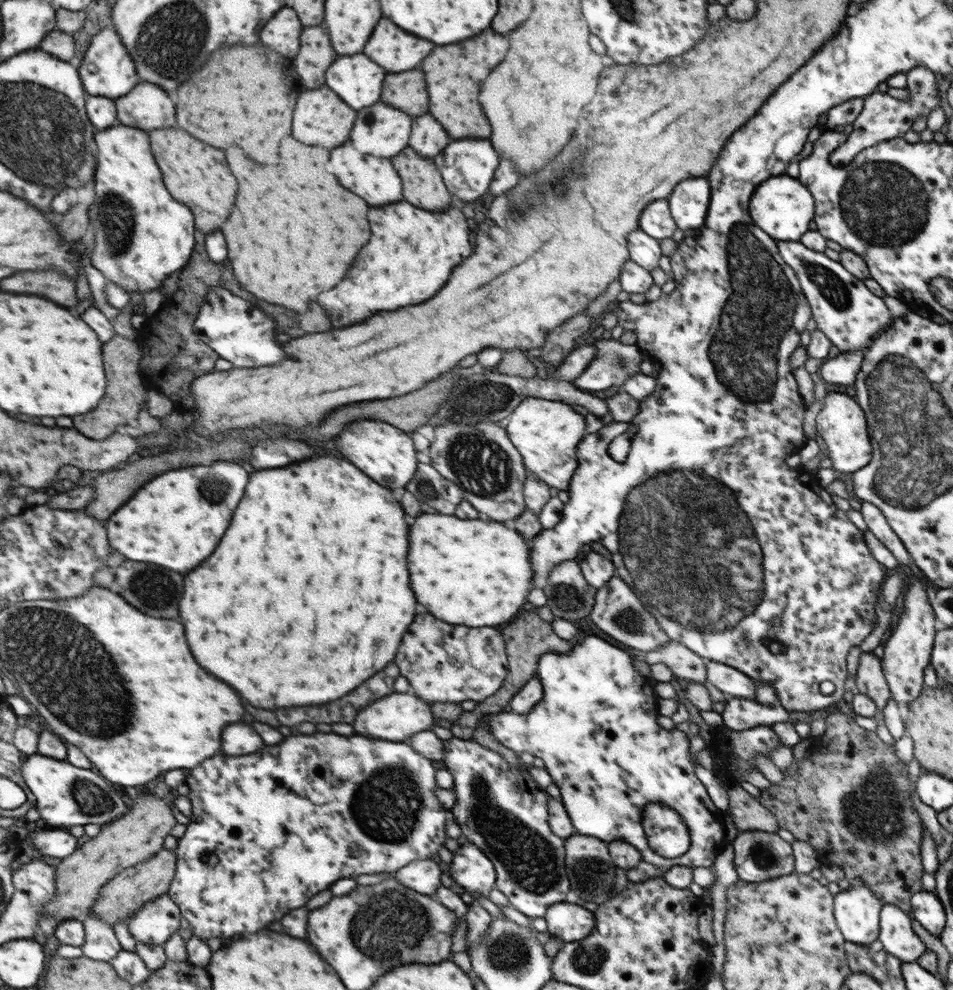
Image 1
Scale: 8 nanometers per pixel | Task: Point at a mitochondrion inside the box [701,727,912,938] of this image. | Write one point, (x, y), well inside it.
(872, 810)

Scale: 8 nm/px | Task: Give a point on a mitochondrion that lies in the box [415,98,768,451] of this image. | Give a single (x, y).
(520, 211)

